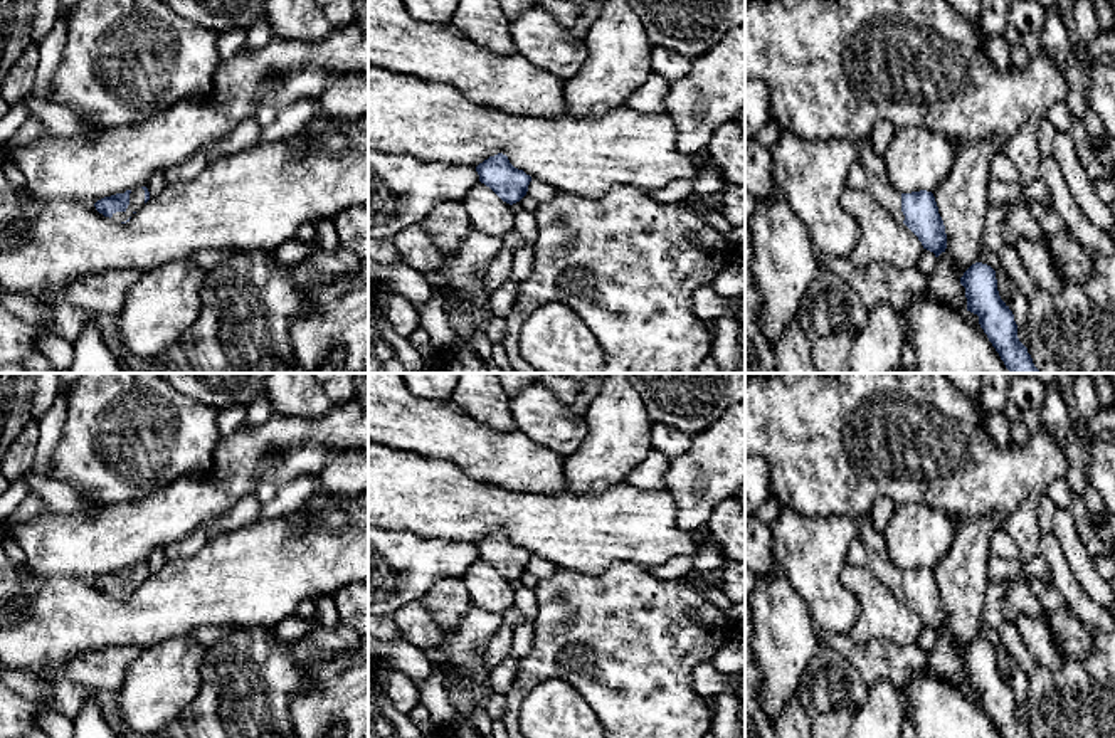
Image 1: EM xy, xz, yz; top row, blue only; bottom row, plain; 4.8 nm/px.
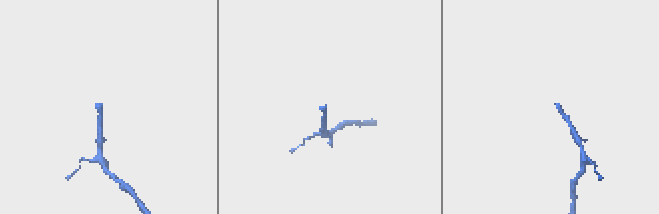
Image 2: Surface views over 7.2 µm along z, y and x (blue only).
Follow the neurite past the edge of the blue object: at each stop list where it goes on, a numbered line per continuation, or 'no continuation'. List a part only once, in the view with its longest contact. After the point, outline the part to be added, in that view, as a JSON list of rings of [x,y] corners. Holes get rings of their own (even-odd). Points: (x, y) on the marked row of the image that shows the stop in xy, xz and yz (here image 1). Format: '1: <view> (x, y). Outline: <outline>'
1: xy (137, 197). Outline: [[[141,187],[133,188],[129,193],[129,205],[124,212],[113,213],[114,222],[126,222],[138,208],[145,205],[145,190]]]

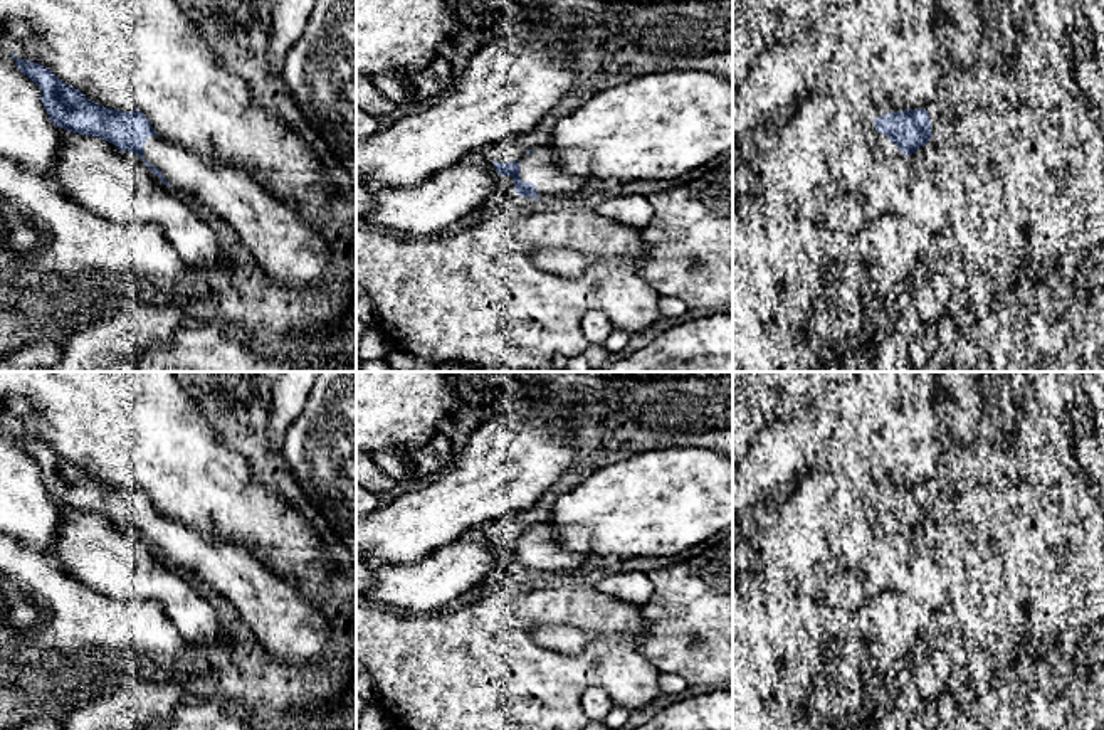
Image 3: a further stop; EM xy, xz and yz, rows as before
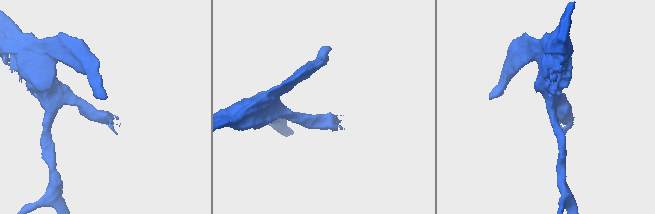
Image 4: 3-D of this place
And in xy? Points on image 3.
1: xy (296, 254). Outline: [[[153,135],[143,145],[143,160],[225,222],[276,283],[299,291],[323,283],[339,247],[252,177]]]

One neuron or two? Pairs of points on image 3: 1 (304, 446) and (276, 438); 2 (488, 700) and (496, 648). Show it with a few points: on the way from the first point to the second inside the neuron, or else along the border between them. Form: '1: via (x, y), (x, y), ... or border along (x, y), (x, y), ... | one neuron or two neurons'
1: border along (304, 406), (288, 429), (281, 446) | two neurons
2: via (489, 687), (493, 683), (493, 661) | one neuron

